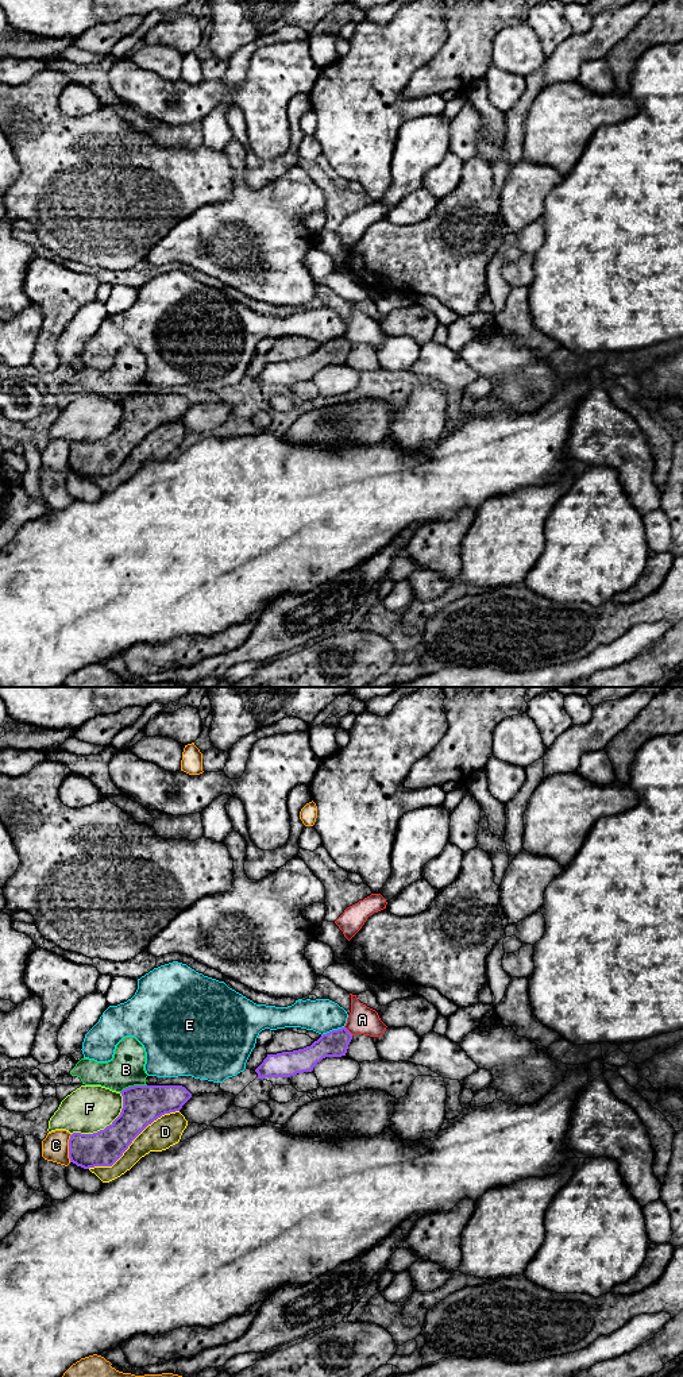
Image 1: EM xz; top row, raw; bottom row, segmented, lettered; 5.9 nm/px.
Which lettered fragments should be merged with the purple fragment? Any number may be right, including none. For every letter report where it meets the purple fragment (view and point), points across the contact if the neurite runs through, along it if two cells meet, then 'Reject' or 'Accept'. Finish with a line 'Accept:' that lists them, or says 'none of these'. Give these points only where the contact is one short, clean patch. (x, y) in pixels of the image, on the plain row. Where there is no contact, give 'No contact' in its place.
A: Touches purple at xz (347, 339). Boundary: xz (344, 335), (352, 343). Reject
B: Touches purple at xz (134, 394). Reject
C: Touches purple at xz (69, 456). Reject
D: Touches purple at xz (131, 451). Reject
E: Touches purple at xz (332, 339). Boundary: xz (343, 335), (321, 344). Reject
F: Touches purple at xz (107, 435). Reject
Accept: none of these

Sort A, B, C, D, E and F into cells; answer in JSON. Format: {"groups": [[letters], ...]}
{"groups": [["A"], ["B"], ["C"], ["D"], ["E"], ["F"]]}

